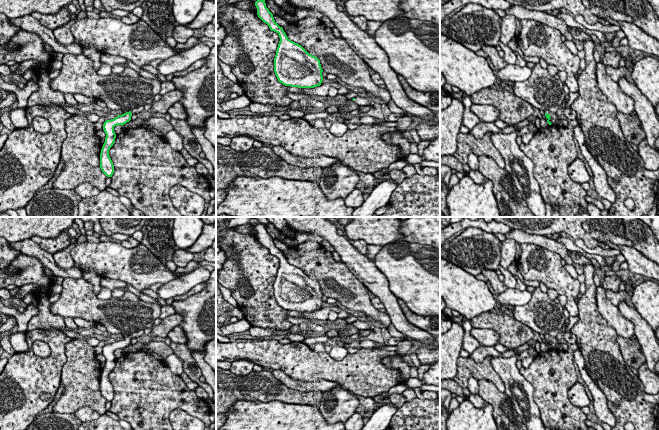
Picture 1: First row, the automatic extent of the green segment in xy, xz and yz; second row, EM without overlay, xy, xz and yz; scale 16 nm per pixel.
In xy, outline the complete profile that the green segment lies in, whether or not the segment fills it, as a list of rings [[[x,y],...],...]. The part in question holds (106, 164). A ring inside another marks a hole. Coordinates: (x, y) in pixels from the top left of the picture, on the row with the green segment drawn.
[[[144,106],[132,109],[122,115],[118,115],[114,119],[106,120],[103,125],[104,132],[106,134],[105,142],[102,146],[100,153],[100,168],[107,177],[112,177],[114,173],[114,165],[109,156],[109,150],[113,146],[116,138],[114,127],[117,125],[124,125],[131,120],[133,114],[137,114],[144,110]]]

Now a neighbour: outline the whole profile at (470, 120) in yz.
[[[463,96],[462,103],[464,105],[462,124],[471,131],[477,124],[482,121],[470,110],[472,101],[469,96]]]

